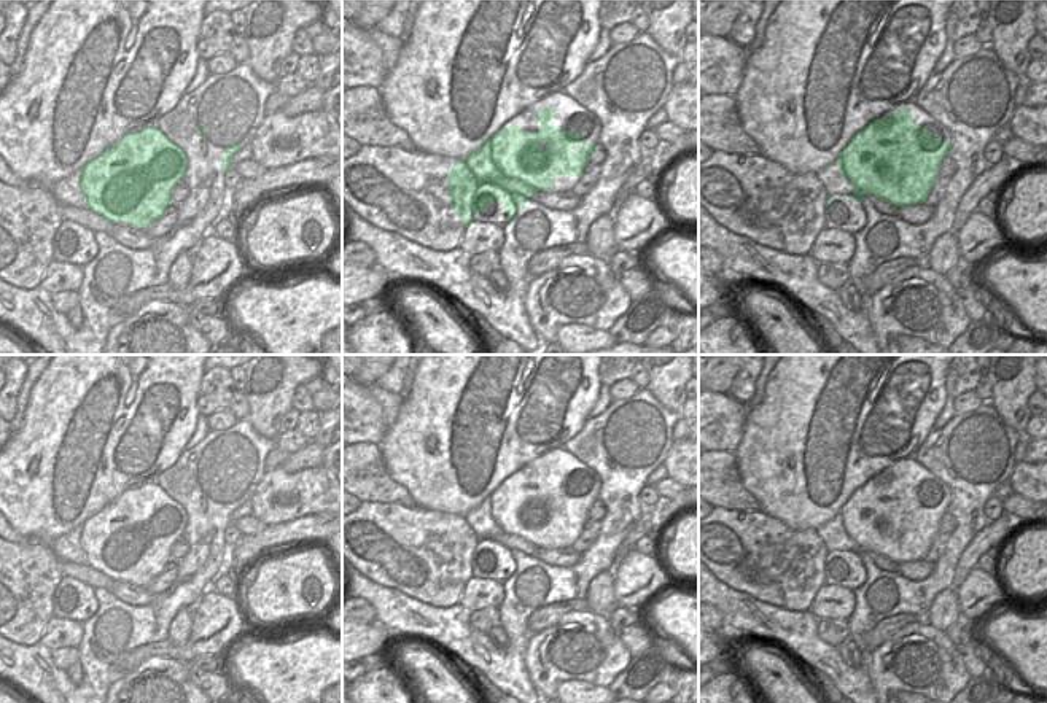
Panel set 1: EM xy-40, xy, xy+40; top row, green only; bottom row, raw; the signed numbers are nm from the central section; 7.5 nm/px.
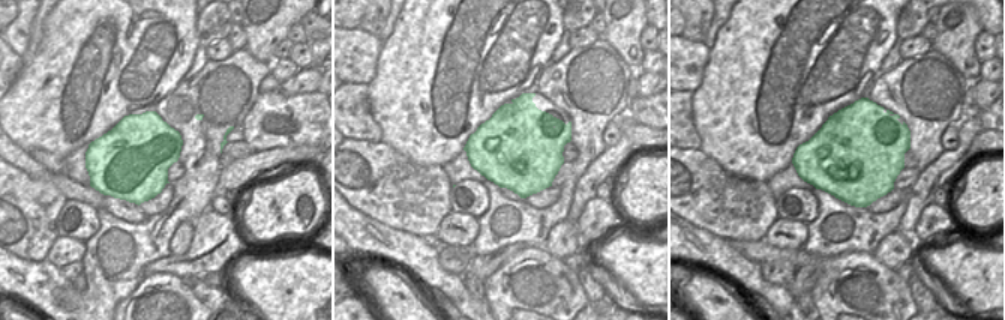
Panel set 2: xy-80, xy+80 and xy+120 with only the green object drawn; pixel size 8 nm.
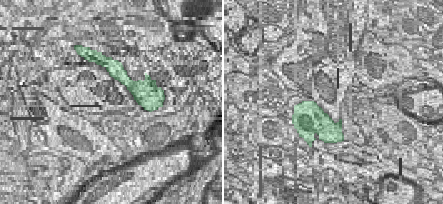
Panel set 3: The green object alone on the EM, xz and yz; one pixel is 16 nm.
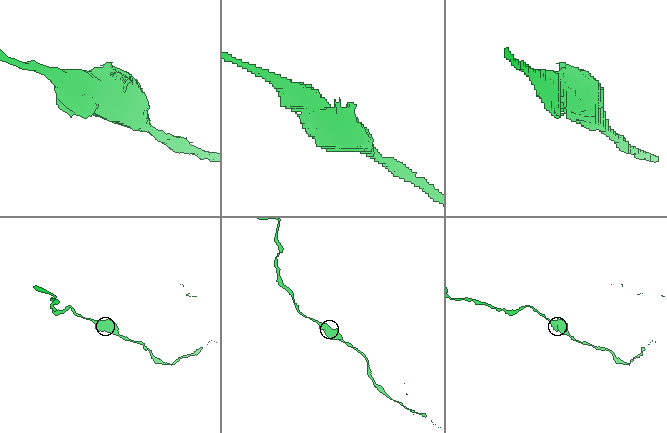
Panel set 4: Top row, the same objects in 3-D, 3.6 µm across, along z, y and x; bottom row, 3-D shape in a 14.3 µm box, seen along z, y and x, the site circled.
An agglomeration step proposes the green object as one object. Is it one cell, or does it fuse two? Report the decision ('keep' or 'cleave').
keep

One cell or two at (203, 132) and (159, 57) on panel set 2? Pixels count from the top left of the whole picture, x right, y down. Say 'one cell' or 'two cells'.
two cells

